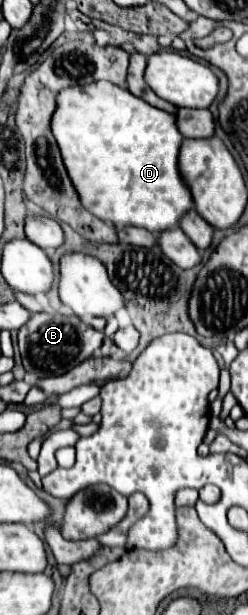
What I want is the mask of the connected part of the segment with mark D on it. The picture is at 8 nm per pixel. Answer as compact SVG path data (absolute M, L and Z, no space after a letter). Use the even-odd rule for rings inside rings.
M91 83L91 85L85 85L85 87L69 87L65 91L61 91L59 99L57 99L57 115L53 115L53 135L61 147L61 155L65 159L65 167L69 171L69 177L73 179L73 185L77 187L77 193L81 195L81 203L87 211L91 211L95 217L103 219L103 221L111 221L117 229L123 229L123 227L143 227L147 231L153 231L155 235L161 235L163 231L169 231L173 227L179 225L181 217L193 209L193 199L191 199L191 191L185 183L185 179L181 177L179 173L179 149L181 149L181 143L183 143L183 135L177 127L177 121L173 115L145 103L143 99L137 99L135 95L131 95L127 89L123 87L117 87L113 83Z

